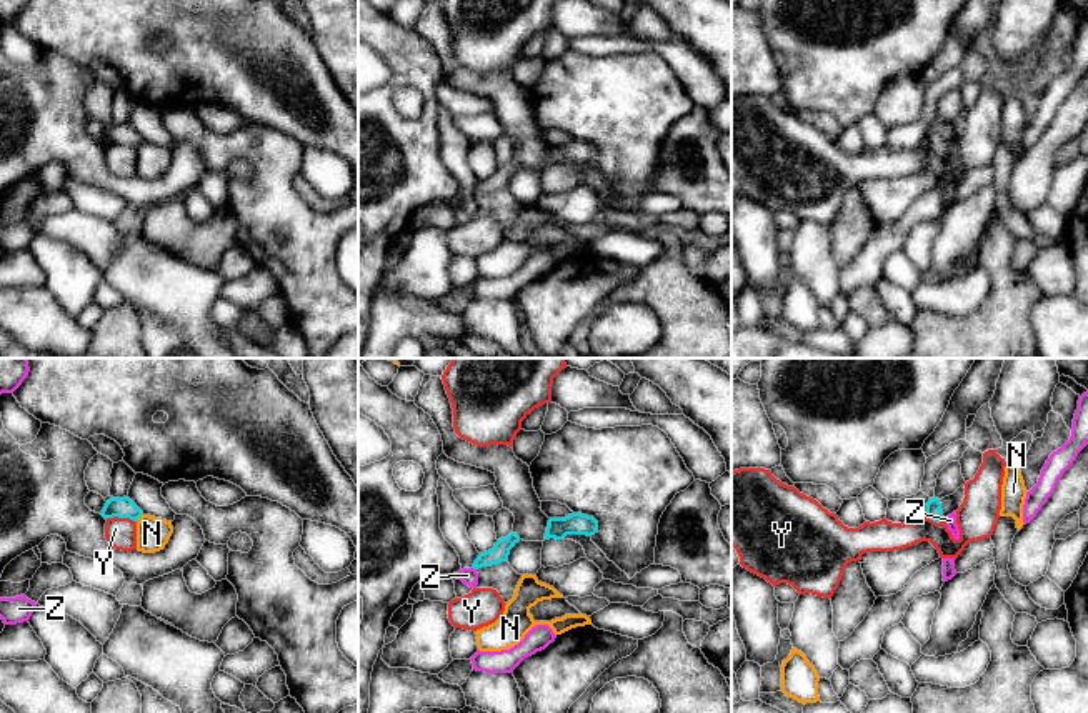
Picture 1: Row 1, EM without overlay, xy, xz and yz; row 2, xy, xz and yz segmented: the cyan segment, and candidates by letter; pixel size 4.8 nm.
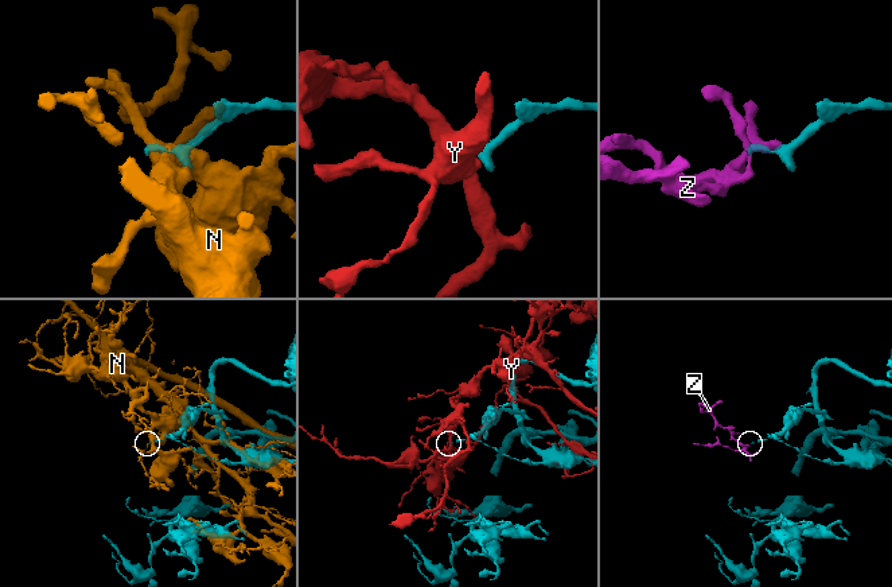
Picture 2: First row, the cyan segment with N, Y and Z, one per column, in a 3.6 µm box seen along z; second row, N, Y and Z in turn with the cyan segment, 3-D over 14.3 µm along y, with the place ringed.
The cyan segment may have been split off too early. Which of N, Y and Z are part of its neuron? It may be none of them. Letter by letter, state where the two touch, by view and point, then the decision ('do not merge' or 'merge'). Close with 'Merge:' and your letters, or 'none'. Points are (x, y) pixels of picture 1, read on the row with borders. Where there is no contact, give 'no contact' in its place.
N: contact xy (139, 517); do not merge
Y: contact xy (120, 517); do not merge
Z: contact xz (474, 567); do not merge
Merge: none

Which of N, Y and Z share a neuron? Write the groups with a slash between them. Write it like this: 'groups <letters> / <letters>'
groups N / Y / Z

